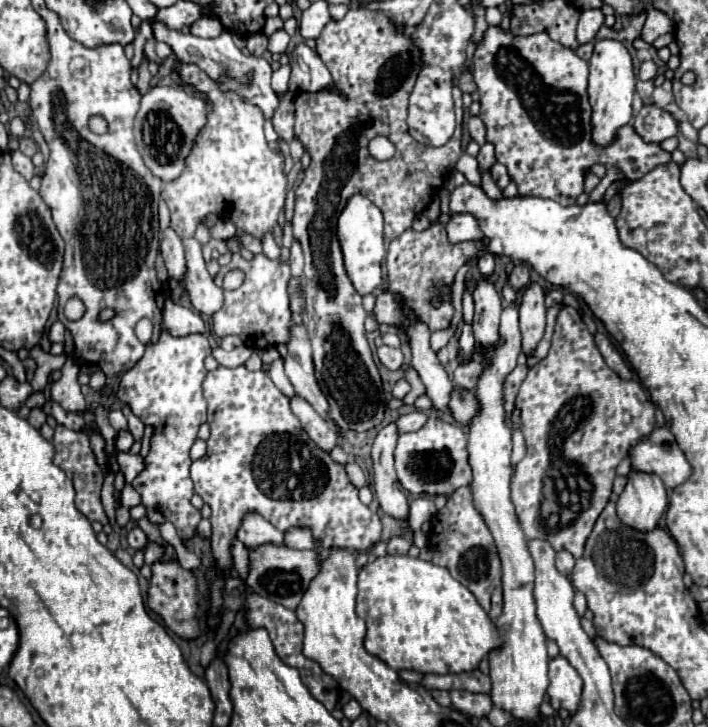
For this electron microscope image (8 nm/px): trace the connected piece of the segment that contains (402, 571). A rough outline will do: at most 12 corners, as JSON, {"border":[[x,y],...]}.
{"border":[[445,567],[359,571],[365,649],[395,671],[473,671],[501,643]]}

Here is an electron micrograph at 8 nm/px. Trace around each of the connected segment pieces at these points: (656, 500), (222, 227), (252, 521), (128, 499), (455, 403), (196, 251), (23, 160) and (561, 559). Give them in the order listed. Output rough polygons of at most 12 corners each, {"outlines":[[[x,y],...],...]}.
{"outlines":[[[631,471],[617,517],[653,531],[667,505],[657,475]],[[217,221],[211,227],[213,239],[231,239],[237,233],[231,221]],[[249,511],[237,529],[245,547],[283,543],[265,517]],[[125,485],[121,503],[125,509],[139,505],[139,495]],[[453,389],[451,415],[459,423],[477,411],[473,391]],[[183,239],[185,289],[193,307],[213,317],[223,307],[223,289],[207,273],[201,243]],[[17,149],[11,153],[13,167],[25,179],[35,175],[27,155]],[[569,551],[557,553],[557,569],[569,575],[575,559]]]}

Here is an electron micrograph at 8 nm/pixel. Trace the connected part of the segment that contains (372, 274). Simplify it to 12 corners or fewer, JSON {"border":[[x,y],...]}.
{"border":[[353,195],[337,219],[347,275],[359,295],[383,281],[383,215]]}

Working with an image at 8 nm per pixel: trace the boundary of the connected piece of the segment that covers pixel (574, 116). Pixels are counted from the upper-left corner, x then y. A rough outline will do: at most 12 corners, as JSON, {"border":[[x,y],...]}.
{"border":[[487,27],[481,119],[521,195],[571,205],[593,163],[671,159],[631,125],[591,141],[589,63]]}

